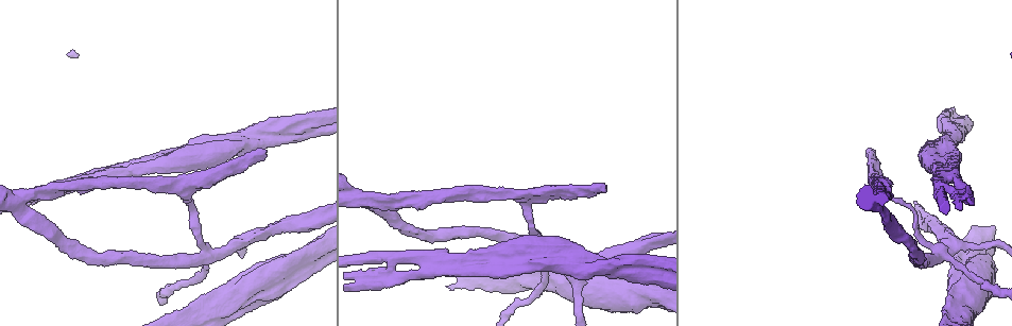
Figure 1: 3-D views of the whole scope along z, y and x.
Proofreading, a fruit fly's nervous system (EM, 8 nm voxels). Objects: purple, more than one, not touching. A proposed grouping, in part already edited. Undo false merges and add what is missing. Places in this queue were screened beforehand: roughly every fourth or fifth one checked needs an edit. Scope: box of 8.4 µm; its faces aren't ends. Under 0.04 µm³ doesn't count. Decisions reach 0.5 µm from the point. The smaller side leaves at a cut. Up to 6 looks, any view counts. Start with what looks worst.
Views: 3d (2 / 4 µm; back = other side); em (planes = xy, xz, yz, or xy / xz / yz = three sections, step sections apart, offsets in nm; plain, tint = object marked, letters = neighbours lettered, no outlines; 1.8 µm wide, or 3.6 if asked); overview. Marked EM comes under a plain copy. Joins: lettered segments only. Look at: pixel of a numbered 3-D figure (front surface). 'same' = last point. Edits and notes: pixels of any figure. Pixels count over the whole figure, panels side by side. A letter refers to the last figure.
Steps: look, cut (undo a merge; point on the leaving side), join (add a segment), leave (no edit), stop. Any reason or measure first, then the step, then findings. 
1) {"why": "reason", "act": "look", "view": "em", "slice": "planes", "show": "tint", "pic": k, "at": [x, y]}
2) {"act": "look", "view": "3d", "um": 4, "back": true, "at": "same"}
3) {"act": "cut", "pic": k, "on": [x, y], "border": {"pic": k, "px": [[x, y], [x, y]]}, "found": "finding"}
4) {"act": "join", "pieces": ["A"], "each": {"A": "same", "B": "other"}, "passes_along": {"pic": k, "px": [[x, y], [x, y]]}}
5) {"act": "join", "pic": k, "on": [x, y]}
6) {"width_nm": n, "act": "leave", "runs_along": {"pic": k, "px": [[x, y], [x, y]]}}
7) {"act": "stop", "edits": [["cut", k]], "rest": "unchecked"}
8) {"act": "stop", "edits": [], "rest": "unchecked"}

{"act": "look", "view": "em", "um": 3.6, "slice": "xy", "step": 8, "show": "letters", "pic": 1, "at": [267, 155]}

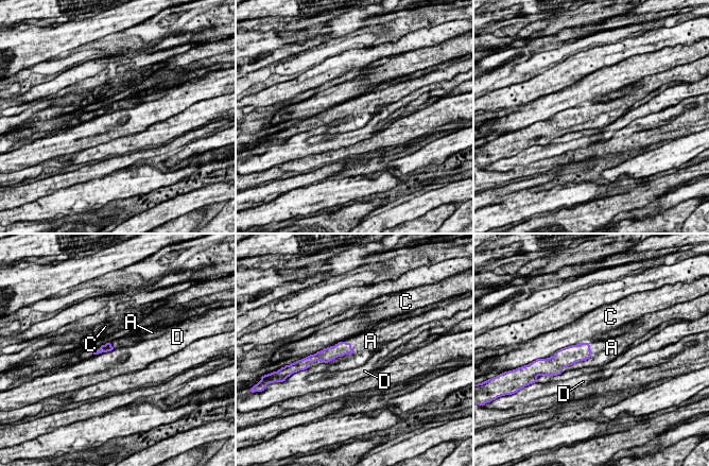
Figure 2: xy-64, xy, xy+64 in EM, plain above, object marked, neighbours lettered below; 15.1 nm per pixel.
{"act": "join", "pieces": ["A"], "each": {"A": "same", "C": "other", "D": "other"}, "passes_along": {"pic": 2, "px": [[342, 348], [351, 344], [367, 341]]}, "found": "the cell continues"}

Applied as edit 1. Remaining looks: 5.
{"why": "redraw", "act": "look", "view": "overview"}

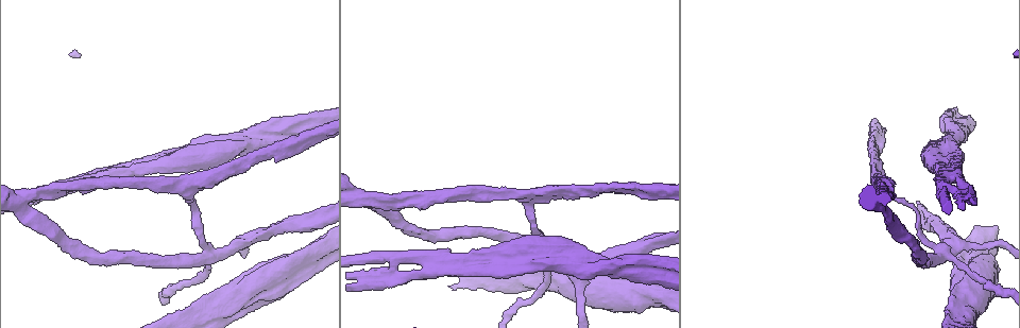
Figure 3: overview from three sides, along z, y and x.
{"why": "a fork", "act": "look", "view": "em", "slice": "yz", "step": 8, "show": "letters", "pic": 3, "at": [947, 174]}

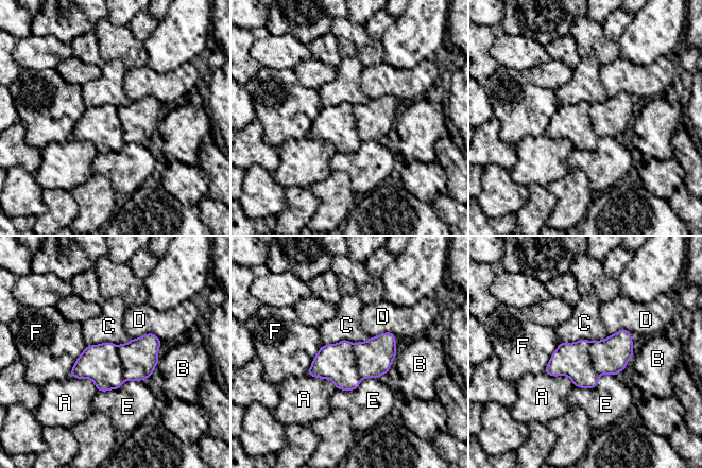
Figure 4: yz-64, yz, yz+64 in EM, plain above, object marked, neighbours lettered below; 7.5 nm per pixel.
{"why": "cut it another way", "act": "look", "view": "em", "slice": "planes", "show": "letters", "at": "same"}

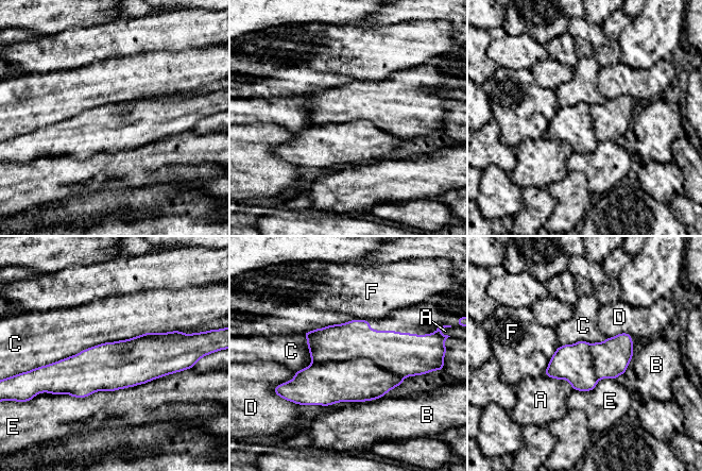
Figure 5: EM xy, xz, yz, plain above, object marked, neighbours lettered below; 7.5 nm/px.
{"longest_contact_nm": ["E", 1050], "act": "cut", "pic": 5, "on": [359, 380], "each": {"A": "other", "B": "other", "C": "other", "D": "other", "E": "other", "F": "other"}, "found": "a second cell is stuck on"}

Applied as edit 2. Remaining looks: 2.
{"act": "stop", "edits": [["join", 2], ["cut", 5]], "rest": "unchecked"}

